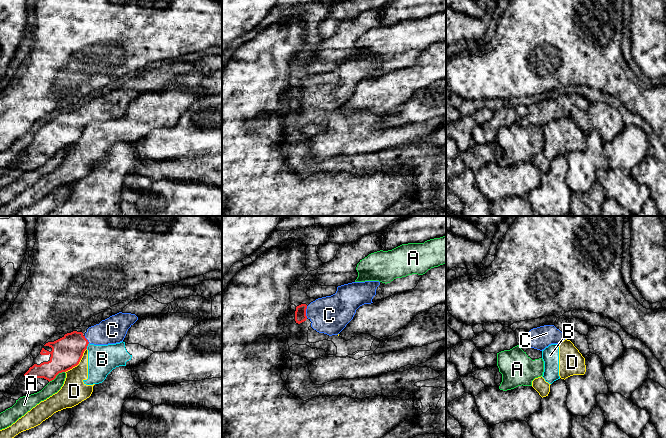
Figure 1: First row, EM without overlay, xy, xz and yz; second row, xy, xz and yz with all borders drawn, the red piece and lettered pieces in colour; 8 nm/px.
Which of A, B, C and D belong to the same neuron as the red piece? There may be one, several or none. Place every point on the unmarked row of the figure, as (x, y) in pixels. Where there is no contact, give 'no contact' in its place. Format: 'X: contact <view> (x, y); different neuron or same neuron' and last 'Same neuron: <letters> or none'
A: contact xy (56, 151); different neuron
B: contact xy (87, 121); different neuron
C: contact xz (305, 88); same neuron
D: contact xy (79, 137); different neuron
Same neuron: C

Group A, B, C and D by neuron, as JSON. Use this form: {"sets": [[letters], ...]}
{"sets": [["A"], ["B", "D"], ["C"]]}

